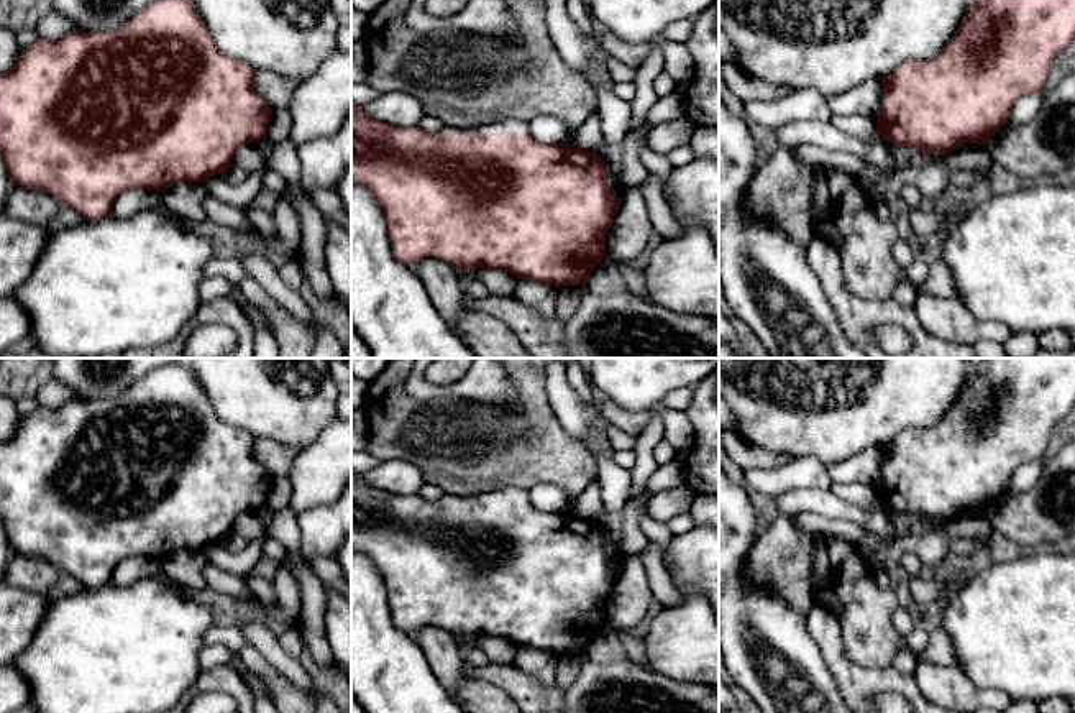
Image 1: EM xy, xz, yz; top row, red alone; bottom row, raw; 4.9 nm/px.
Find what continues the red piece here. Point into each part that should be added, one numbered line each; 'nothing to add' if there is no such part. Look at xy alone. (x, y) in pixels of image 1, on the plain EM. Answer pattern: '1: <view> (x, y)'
nothing to add

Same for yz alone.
nothing to add

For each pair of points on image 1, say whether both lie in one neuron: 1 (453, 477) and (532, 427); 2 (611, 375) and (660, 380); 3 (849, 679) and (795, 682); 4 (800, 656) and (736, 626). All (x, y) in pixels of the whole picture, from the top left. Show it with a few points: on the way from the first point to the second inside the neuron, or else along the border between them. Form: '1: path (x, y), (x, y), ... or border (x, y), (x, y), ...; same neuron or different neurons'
1: path (473, 457), (483, 447), (512, 447); same neuron
2: path (622, 375), (649, 375); same neuron
3: border (818, 646), (826, 667), (844, 695); different neurons
4: path (783, 651), (765, 634), (752, 633); same neuron

